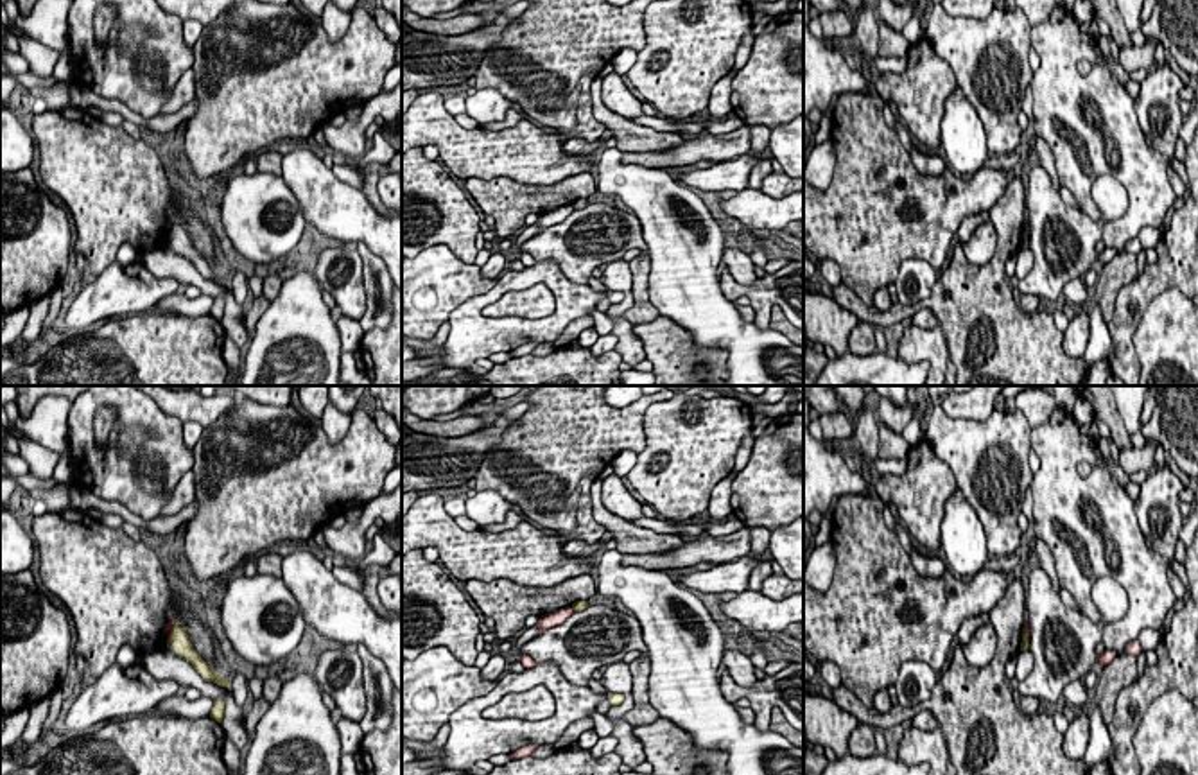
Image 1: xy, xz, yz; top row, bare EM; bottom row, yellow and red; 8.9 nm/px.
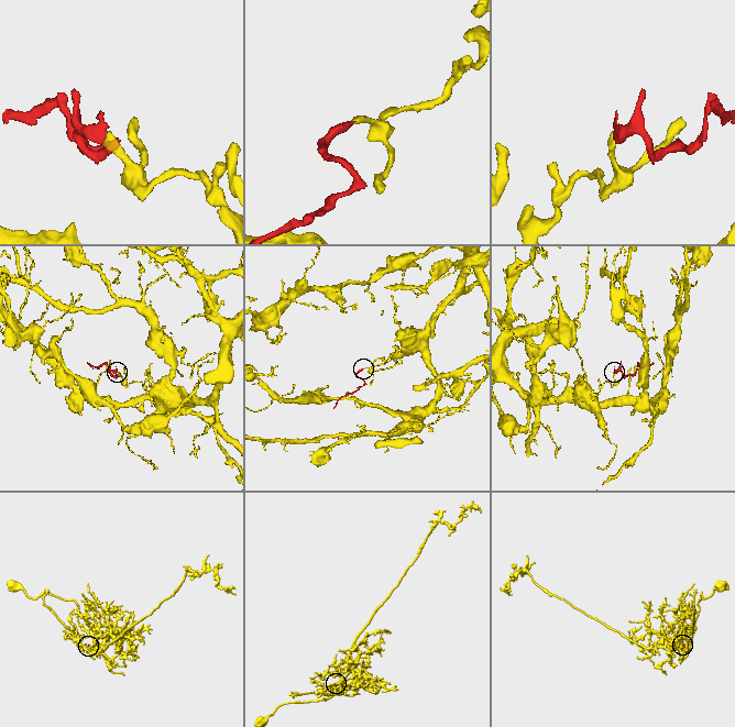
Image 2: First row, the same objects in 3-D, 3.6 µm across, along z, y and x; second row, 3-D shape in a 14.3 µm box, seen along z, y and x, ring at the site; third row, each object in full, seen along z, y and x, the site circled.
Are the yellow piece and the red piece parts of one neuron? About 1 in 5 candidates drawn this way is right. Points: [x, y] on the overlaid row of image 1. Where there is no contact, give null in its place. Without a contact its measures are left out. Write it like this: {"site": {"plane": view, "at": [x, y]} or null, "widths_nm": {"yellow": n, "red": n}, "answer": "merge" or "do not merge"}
{"site": {"plane": "xy", "at": [171, 630]}, "widths_nm": {"yellow": 190, "red": 70}, "answer": "do not merge"}

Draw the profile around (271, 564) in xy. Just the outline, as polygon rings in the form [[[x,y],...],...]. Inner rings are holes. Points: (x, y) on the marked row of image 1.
[[[274,553],[260,556],[256,562],[256,574],[269,574],[274,578],[282,578],[283,576],[282,562],[283,562],[283,556],[274,554]]]

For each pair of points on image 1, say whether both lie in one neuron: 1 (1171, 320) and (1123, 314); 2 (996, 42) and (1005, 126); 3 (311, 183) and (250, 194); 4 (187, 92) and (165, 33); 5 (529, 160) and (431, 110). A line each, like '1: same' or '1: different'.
1: different
2: same
3: different
4: different
5: same

